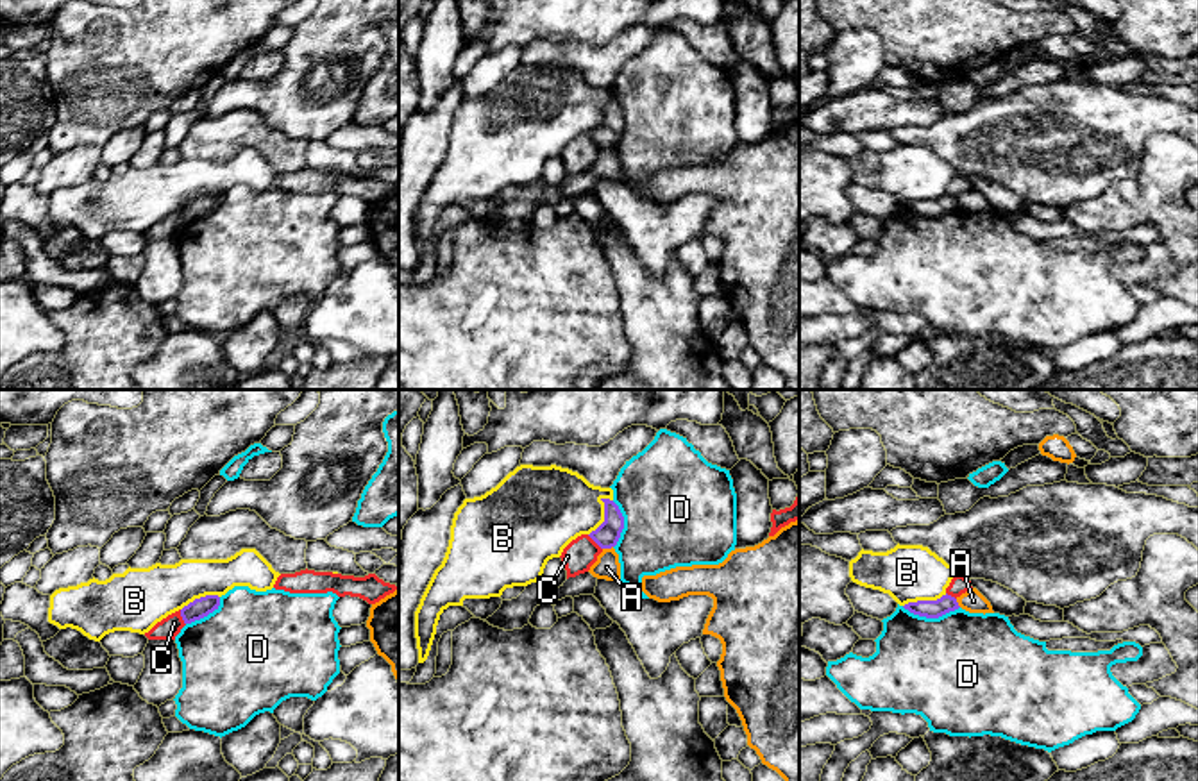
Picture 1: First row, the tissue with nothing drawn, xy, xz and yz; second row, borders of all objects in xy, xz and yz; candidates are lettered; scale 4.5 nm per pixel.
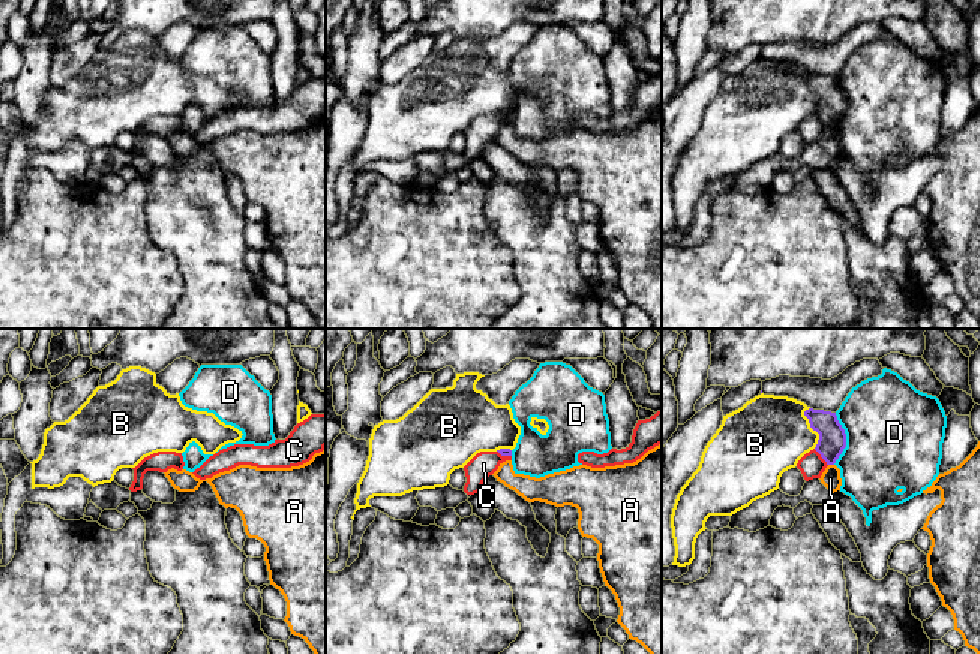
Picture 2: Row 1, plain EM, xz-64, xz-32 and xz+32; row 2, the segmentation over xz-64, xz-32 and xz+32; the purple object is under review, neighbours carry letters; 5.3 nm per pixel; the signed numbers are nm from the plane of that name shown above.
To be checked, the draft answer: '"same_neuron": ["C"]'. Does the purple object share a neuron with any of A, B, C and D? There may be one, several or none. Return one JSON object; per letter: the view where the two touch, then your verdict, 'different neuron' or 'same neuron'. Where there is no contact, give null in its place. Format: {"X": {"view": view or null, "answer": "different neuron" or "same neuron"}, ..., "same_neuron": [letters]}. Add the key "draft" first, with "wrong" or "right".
{"draft": "wrong", "A": {"view": "xz", "answer": "different neuron"}, "B": {"view": "xz", "answer": "different neuron"}, "C": {"view": "xy", "answer": "different neuron"}, "D": {"view": "yz", "answer": "different neuron"}, "same_neuron": []}

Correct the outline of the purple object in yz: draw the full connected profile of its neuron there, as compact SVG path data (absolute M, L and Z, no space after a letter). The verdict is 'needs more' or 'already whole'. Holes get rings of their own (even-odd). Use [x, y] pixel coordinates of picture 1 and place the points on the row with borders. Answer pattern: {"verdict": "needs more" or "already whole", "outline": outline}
{"verdict": "already whole", "outline": "M942 595L937 600L917 600L917 602L908 602L903 606L905 609L908 609L914 615L919 617L926 617L926 618L939 618L949 611L958 609L958 602L955 597L951 595Z"}

